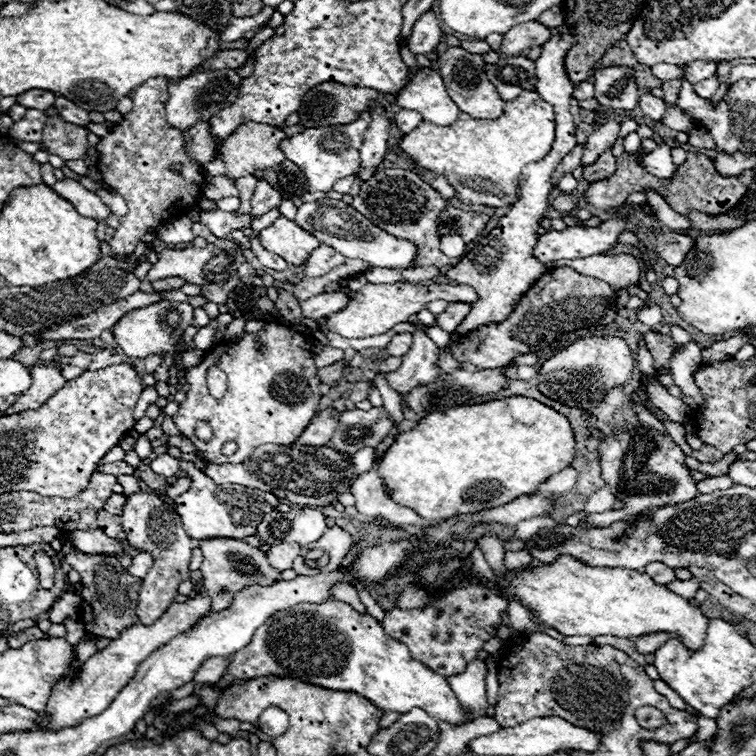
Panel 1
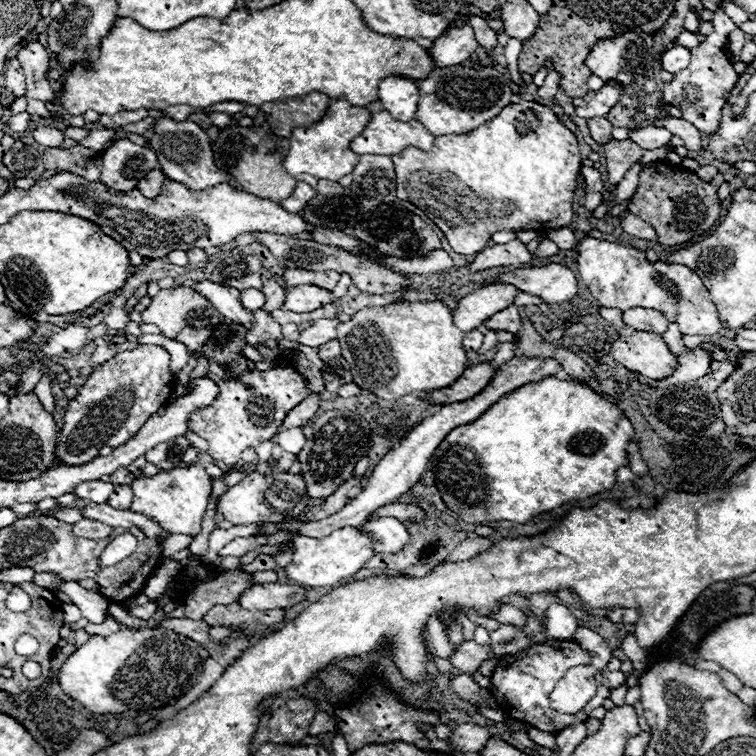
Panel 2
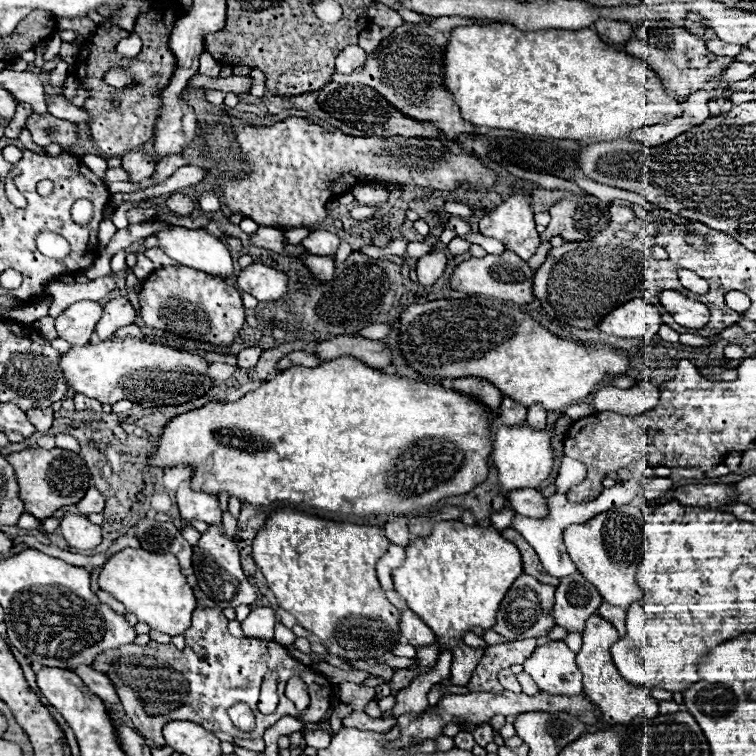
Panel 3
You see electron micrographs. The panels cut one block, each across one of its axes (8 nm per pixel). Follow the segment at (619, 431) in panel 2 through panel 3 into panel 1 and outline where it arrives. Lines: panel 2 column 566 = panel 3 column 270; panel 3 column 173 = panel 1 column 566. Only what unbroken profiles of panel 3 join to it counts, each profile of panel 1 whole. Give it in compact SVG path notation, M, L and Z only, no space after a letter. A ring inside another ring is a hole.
M512 396L428 414L418 422L416 428L400 432L396 436L396 440L384 452L378 464L378 474L386 486L388 496L396 504L414 510L424 520L438 522L458 514L470 514L504 506L518 496L530 494L552 474L558 474L564 468L568 468L572 464L572 458L574 432L570 428L568 418L534 398Z

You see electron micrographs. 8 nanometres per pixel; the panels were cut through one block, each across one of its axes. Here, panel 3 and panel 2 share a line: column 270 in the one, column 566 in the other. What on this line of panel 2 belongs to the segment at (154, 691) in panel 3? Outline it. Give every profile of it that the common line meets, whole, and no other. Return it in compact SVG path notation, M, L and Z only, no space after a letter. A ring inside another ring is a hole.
M550 640L546 644L536 644L530 648L530 656L504 656L500 658L494 674L492 674L492 696L496 698L498 706L502 712L518 722L530 724L538 730L544 732L560 732L564 726L584 722L588 718L588 712L592 712L598 706L604 706L604 702L610 698L610 690L598 680L598 690L596 696L584 706L582 712L578 714L560 714L550 708L548 694L554 690L558 680L566 674L568 668L572 666L588 666L590 656L586 650L582 650L576 642L568 640Z

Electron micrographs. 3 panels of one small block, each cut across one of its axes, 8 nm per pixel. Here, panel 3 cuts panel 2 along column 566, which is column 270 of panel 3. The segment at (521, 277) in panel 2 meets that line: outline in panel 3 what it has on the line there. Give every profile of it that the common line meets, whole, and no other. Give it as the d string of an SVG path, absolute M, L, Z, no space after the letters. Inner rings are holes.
M252 264L244 270L240 270L236 282L242 292L252 294L260 302L278 300L288 290L286 276L264 264Z

